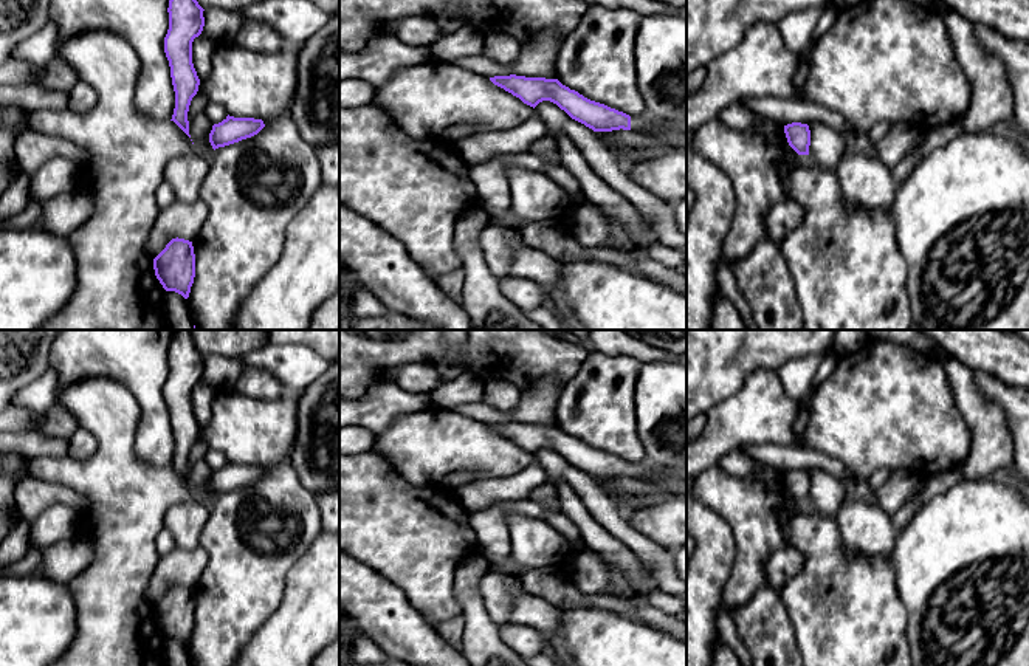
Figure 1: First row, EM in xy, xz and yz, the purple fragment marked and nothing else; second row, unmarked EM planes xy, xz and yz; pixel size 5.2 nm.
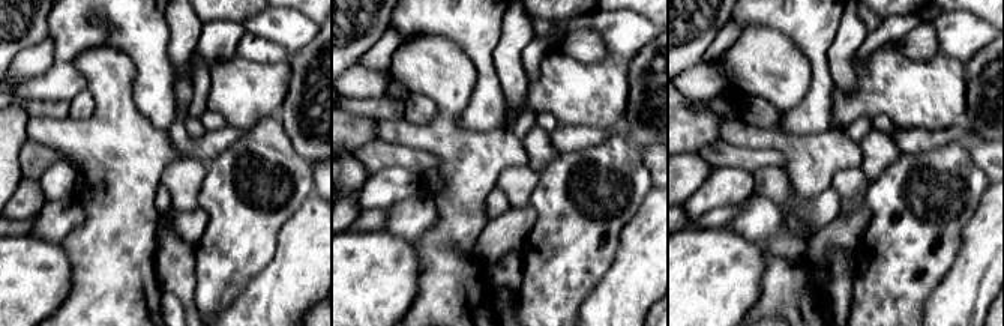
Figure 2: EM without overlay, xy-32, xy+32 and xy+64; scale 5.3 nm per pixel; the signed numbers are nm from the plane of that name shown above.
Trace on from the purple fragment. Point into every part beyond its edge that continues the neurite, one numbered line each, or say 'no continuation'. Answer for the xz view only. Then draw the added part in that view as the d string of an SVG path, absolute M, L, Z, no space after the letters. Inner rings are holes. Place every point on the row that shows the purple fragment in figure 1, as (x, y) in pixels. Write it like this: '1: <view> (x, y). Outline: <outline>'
1: xz (643, 124). Outline: M637 116L631 118L631 130L640 132L640 133L659 133L659 124L651 119L649 116Z

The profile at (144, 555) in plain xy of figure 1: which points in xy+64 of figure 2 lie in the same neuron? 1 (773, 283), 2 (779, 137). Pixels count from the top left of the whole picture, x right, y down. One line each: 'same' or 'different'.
1: same
2: same

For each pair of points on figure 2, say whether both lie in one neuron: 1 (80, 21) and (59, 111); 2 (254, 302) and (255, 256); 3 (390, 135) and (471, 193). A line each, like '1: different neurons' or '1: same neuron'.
1: different neurons
2: different neurons
3: same neuron

